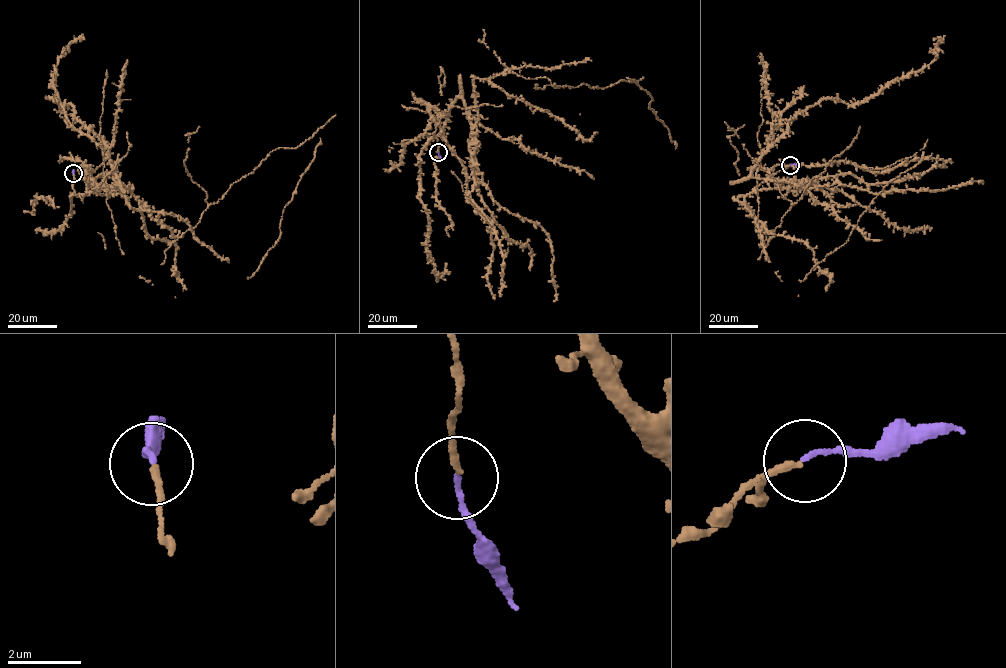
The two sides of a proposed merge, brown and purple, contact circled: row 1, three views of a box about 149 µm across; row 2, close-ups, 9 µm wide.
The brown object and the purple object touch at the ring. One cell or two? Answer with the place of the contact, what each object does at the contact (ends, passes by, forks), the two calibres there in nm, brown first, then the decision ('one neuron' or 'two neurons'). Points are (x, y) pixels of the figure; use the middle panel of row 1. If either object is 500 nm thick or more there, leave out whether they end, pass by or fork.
at (438, 152); brown ends there; purple ends there; 190 nm thick on the brown side, 130 nm on the other; one neuron

